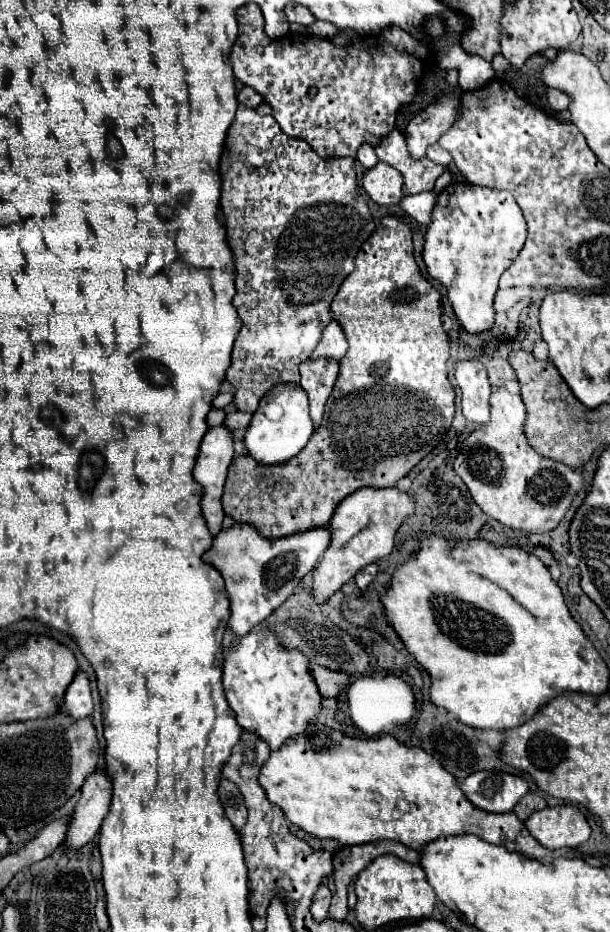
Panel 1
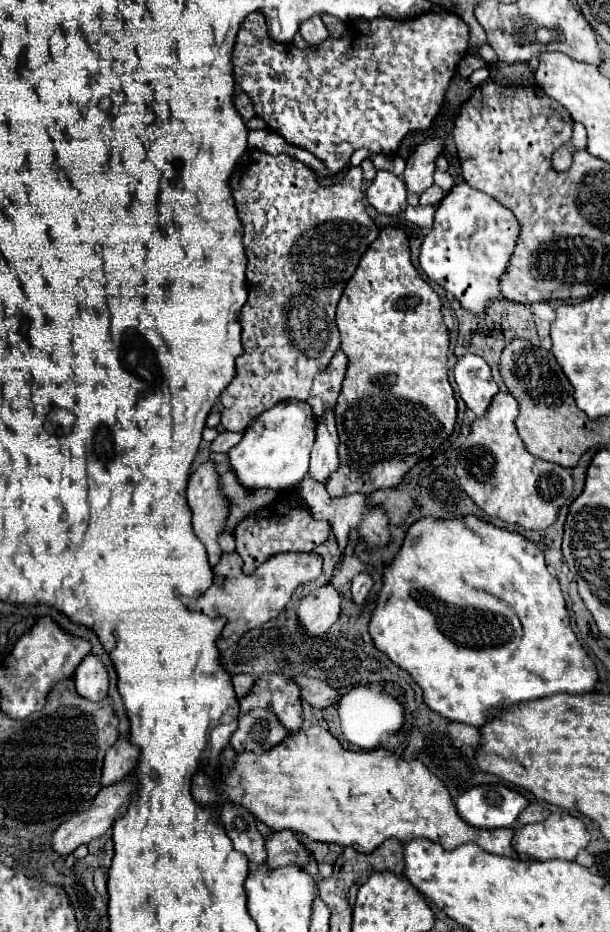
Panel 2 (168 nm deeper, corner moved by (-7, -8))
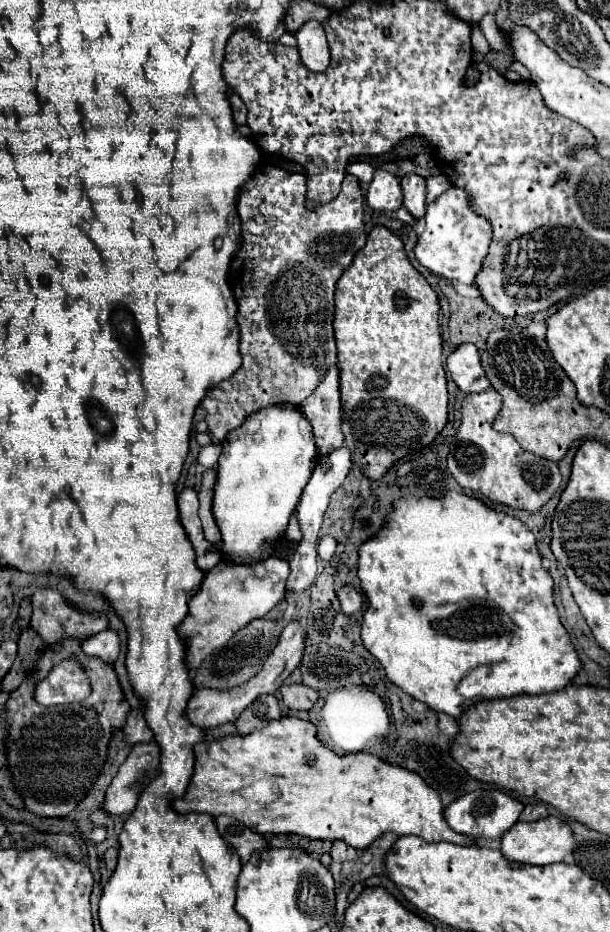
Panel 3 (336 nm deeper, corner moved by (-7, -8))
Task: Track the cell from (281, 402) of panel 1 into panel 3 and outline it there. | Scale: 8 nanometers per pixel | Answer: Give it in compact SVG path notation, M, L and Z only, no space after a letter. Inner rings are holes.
M274 404L268 408L258 410L256 414L248 416L246 422L228 434L224 442L222 456L218 460L218 478L214 486L214 518L222 532L222 552L228 560L244 564L256 562L270 556L268 546L274 544L280 536L284 536L288 518L298 504L302 488L306 486L312 468L316 464L316 446L312 438L312 426L300 414L298 406L292 404Z

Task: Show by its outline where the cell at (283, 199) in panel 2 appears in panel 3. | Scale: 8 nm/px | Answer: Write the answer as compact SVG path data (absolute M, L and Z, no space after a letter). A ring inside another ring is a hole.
M262 164L254 170L254 174L248 178L248 182L242 184L240 188L240 194L238 194L238 204L236 204L236 210L238 210L238 216L240 216L240 224L242 224L242 246L230 266L230 286L232 286L232 292L236 296L236 302L238 302L238 326L240 326L240 354L244 358L244 364L240 366L240 370L234 372L232 378L224 380L220 386L208 390L208 396L202 400L202 406L206 408L208 416L206 416L206 424L210 428L210 434L214 434L216 440L224 440L226 434L234 428L238 428L250 414L254 414L256 410L260 408L266 408L266 406L272 406L272 404L280 404L280 402L288 402L288 404L300 404L304 398L308 398L316 386L322 382L326 370L330 366L334 366L338 362L338 350L336 350L336 340L334 340L334 330L332 330L332 322L334 322L334 288L336 288L336 282L340 280L340 276L344 274L344 270L352 264L356 252L366 244L366 228L364 228L364 222L362 222L362 216L364 216L364 196L362 196L362 190L360 190L360 184L356 182L356 178L352 178L352 174L348 174L342 182L342 190L340 194L326 202L326 204L320 204L316 208L308 208L306 206L306 176L300 174L300 172L290 172L290 170L284 170L284 168L278 168L278 166L272 166L272 164Z

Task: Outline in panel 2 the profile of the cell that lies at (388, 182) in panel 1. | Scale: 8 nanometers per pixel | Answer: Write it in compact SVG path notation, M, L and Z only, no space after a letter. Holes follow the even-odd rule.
M380 170L366 190L368 202L382 214L400 214L406 210L406 196L408 192L404 190L402 178L386 170Z

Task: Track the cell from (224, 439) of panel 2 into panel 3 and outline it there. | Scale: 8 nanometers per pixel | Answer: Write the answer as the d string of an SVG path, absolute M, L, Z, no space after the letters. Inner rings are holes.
M212 442L208 446L204 446L198 454L198 462L206 468L216 468L218 464L218 458L220 458L220 450L222 450L222 444L220 442Z

